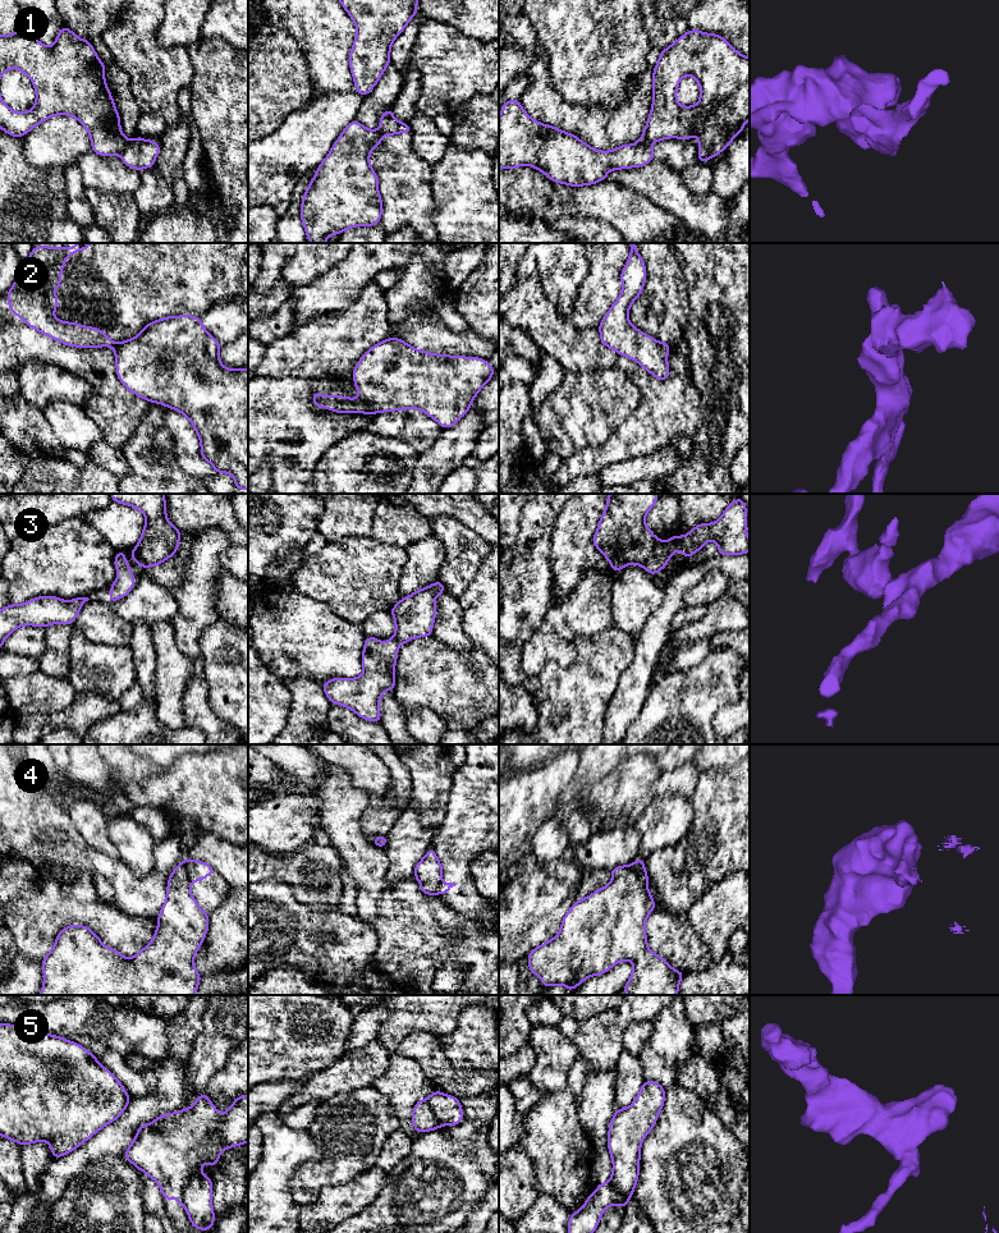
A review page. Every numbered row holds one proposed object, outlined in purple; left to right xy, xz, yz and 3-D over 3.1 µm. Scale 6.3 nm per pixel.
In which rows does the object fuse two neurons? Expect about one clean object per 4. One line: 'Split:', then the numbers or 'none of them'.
Split: 1, 2, 3, 4, 5

